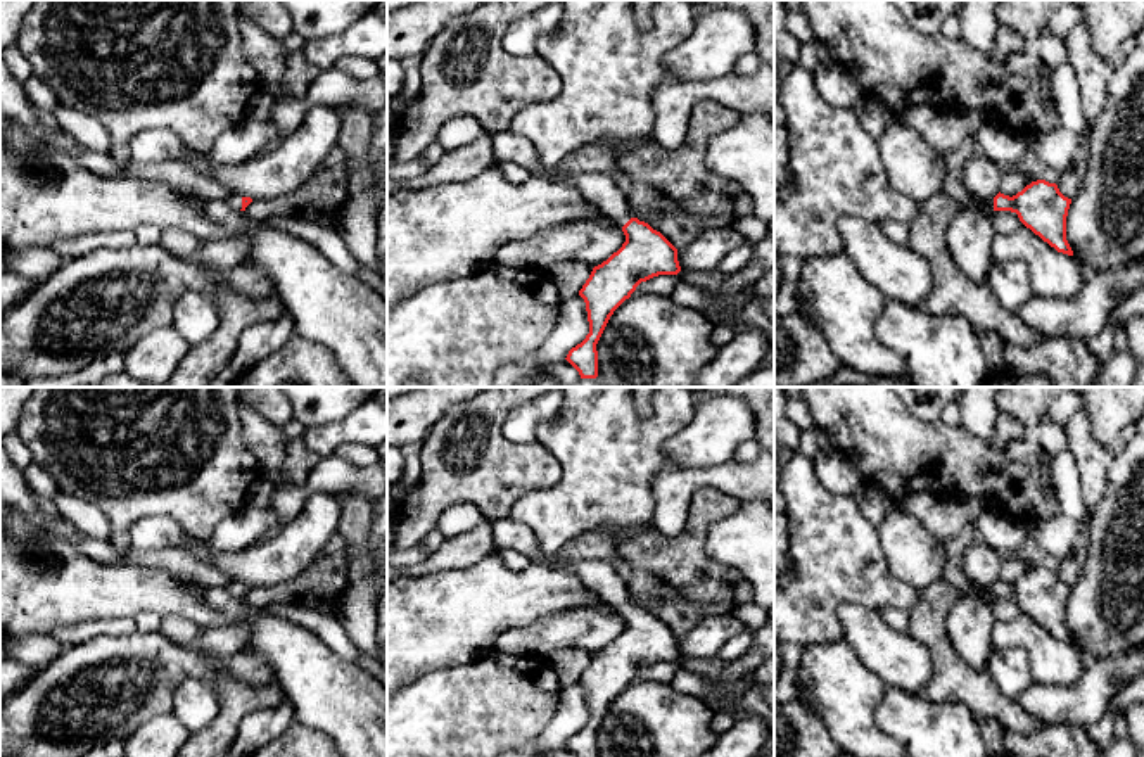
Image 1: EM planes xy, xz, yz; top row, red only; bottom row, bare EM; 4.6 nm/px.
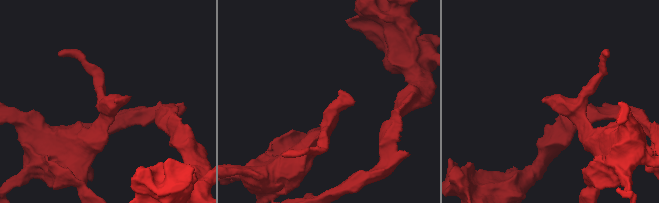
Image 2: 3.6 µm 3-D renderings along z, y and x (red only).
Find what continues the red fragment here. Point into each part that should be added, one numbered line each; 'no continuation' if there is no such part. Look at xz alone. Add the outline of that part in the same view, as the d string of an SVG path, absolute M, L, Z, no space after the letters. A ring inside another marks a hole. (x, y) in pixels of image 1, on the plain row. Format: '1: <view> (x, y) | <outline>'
1: xz (598, 576) | M510 517L493 520L493 539L496 550L513 550L529 557L534 563L574 572L600 600L613 607L620 615L631 607L627 584L608 562L569 562L558 555L544 560L531 527Z

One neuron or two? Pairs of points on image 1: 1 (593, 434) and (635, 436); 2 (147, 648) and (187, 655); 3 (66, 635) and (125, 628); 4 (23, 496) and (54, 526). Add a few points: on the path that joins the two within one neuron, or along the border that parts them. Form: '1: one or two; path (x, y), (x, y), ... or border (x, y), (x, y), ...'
1: one; path (603, 436), (624, 436)
2: one; path (158, 655), (177, 655)
3: one; path (80, 631), (111, 628)
4: one; path (26, 505), (45, 522)

